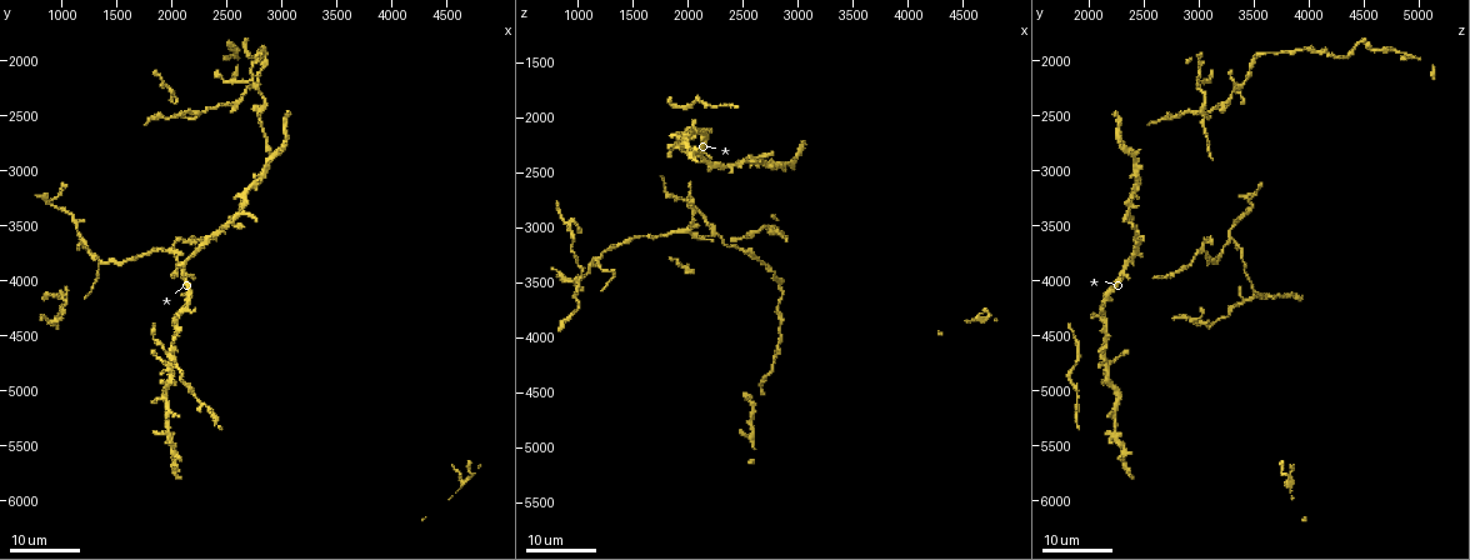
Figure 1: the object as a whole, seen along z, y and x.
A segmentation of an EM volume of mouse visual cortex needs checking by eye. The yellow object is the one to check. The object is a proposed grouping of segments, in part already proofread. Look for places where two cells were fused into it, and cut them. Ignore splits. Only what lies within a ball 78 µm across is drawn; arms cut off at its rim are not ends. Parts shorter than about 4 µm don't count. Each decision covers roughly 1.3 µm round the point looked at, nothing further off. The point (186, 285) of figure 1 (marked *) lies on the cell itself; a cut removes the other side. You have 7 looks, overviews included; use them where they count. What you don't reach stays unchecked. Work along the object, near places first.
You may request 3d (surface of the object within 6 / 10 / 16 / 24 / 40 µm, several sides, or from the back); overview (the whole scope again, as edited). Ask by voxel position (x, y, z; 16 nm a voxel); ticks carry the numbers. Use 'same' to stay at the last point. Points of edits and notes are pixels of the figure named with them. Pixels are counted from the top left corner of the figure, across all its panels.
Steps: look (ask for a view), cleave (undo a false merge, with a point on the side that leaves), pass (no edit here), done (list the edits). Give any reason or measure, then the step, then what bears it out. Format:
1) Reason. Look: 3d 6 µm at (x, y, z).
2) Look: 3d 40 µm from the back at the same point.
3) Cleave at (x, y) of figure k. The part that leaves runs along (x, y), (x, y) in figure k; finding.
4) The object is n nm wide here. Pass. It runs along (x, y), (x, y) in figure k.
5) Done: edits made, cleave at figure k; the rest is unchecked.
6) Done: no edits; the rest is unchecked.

Four or more arms meet. Look: 3d 16 µm at (1160, 3640, 3320).

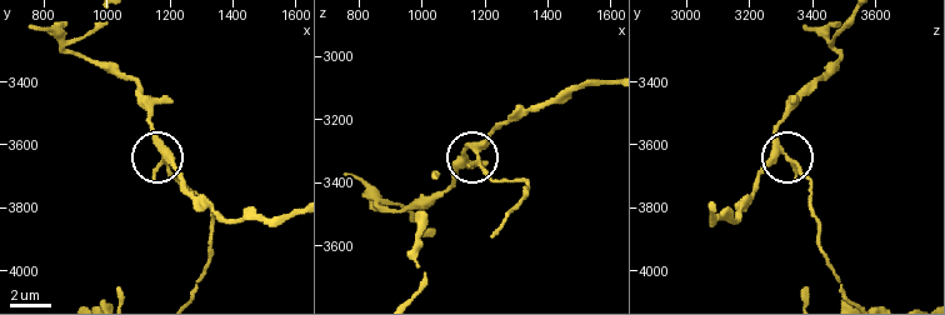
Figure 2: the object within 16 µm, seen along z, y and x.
Zoom in. Look: 3d 10 µm at (1170, 3620, 3300).

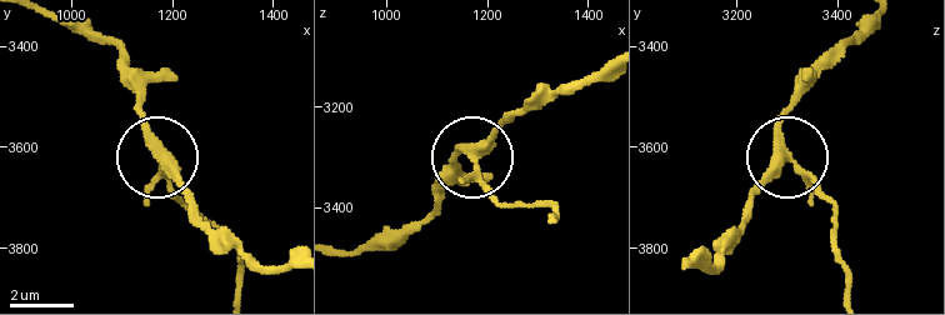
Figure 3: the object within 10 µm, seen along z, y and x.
4 arms meet here. Cleave at (169, 194) of figure 3. The part that leaves runs along (791, 161), (826, 199), (845, 288) in figure 3; two cells meet here.

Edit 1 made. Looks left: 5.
Looks like a crossing. Look: 3d 24 µm at (1960, 4800, 2180).

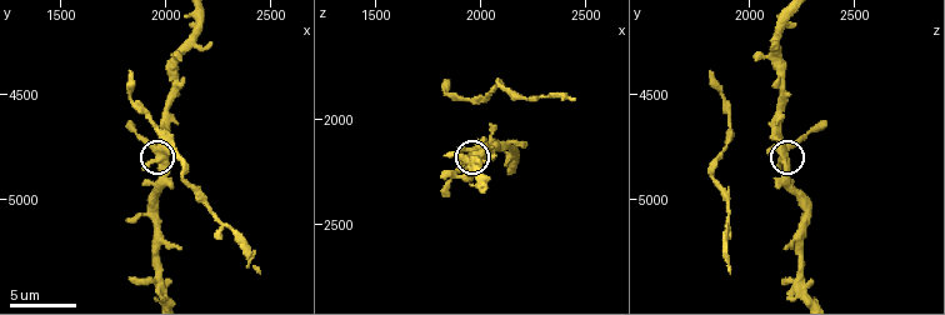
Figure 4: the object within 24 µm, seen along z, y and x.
Closer look. Look: 3d 6 µm at (1950, 4770, 2170).

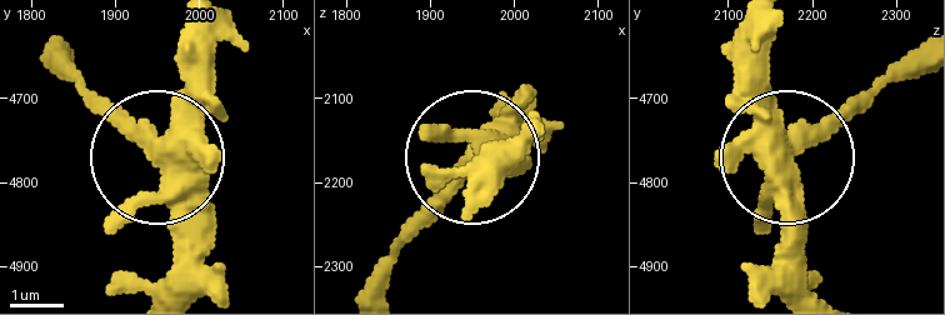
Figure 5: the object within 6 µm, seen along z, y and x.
The object is 420 nm wide here. Pass. It runs along (771, 28), (771, 135), (785, 153), (825, 135), (901, 59) in figure 5; one cell here.

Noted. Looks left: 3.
A fork. Look: 3d 16 µm at (2540, 2380, 3240).

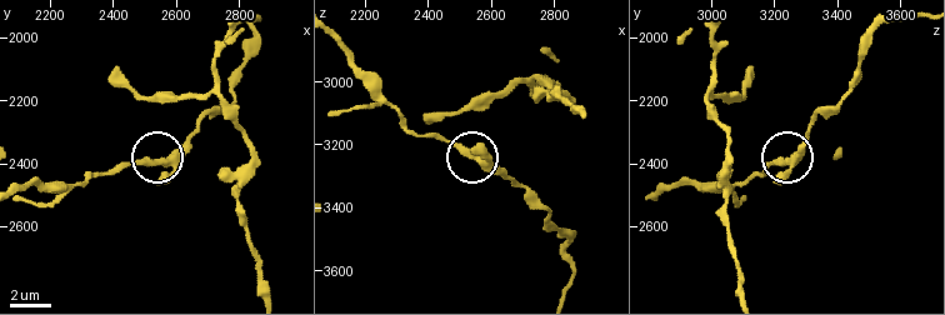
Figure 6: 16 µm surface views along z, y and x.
Closer look. Look: 3d 6 µm at (2540, 2400, 3230).

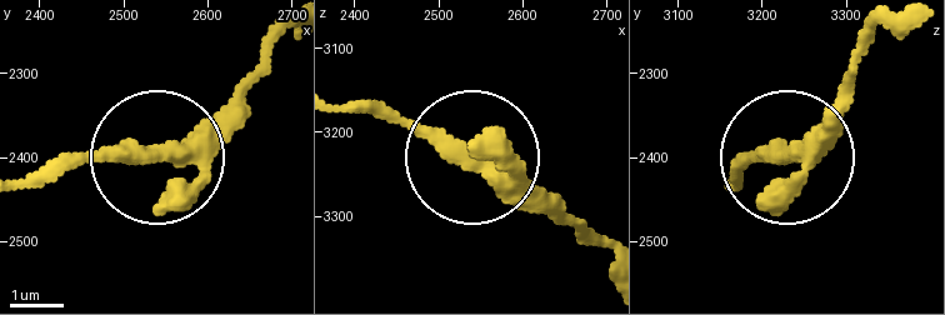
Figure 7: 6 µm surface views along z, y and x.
The side arm is 21 µm long. Pass. All the same cell.

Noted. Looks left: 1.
Done: edits made, cleave at figure 3; the rest is unchecked.

